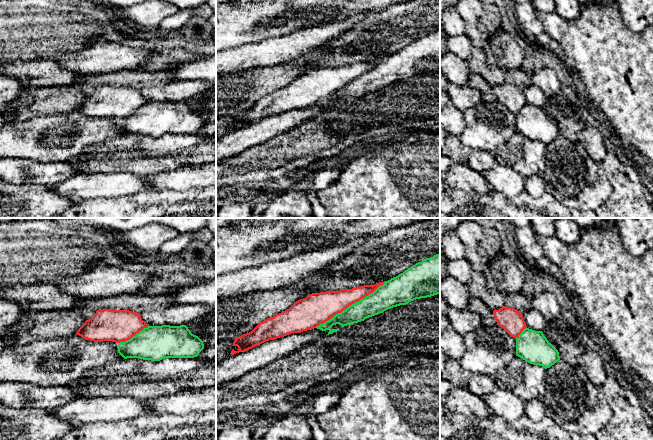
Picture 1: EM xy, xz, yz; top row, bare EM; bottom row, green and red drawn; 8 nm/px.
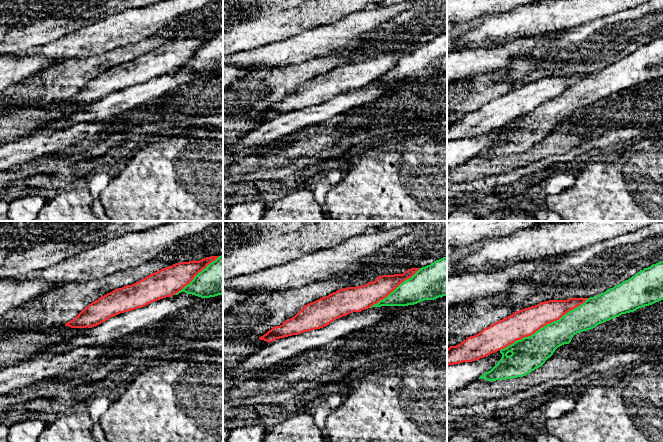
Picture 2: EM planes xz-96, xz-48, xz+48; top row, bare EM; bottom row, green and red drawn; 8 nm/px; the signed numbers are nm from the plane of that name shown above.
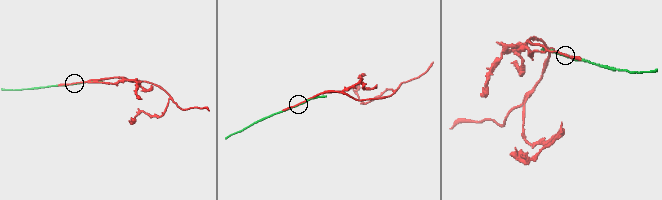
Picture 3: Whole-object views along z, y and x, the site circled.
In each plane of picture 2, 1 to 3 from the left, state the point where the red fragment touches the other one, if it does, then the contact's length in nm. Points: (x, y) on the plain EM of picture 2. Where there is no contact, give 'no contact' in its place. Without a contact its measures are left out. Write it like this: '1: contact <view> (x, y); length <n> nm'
1: contact xz-96 (196, 51); length 480 nm
2: contact xz-48 (395, 65); length 500 nm
3: contact xz+48 (544, 102); length 850 nm

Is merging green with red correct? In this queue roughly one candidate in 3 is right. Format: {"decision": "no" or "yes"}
{"decision": "no"}

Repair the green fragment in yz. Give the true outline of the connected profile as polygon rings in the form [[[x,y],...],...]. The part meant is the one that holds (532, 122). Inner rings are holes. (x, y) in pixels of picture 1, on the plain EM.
[[[525,104],[516,114],[516,132],[526,138],[547,145],[560,136],[558,126],[542,107]]]

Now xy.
[[[186,101],[148,102],[118,121],[118,129],[124,135],[139,134],[151,137],[194,134],[203,125],[203,117],[192,110]]]

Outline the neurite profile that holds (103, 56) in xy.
[[[99,40],[81,52],[56,59],[60,65],[81,75],[135,70],[158,51]]]

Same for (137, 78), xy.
[[[141,69],[120,70],[115,72],[85,75],[74,85],[89,84],[92,86],[112,85],[129,86],[141,89],[150,85],[162,85],[172,82],[172,72],[170,70],[146,71]]]

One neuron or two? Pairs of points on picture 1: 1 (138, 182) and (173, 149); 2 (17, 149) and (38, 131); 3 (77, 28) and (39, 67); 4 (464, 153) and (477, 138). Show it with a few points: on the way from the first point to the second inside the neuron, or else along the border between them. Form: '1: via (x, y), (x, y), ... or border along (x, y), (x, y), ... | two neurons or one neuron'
1: border along (122, 171), (146, 177) | two neurons
2: via (22, 144), (33, 136) | one neuron
3: border along (55, 59), (22, 60) | two neurons
4: border along (458, 137), (464, 145), (471, 149) | two neurons

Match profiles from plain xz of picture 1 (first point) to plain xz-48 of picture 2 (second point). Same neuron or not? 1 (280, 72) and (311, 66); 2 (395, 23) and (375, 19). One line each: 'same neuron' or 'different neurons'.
1: same neuron
2: different neurons

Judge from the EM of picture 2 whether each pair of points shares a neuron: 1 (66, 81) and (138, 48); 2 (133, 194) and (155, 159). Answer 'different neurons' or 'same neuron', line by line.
1: same neuron
2: same neuron

